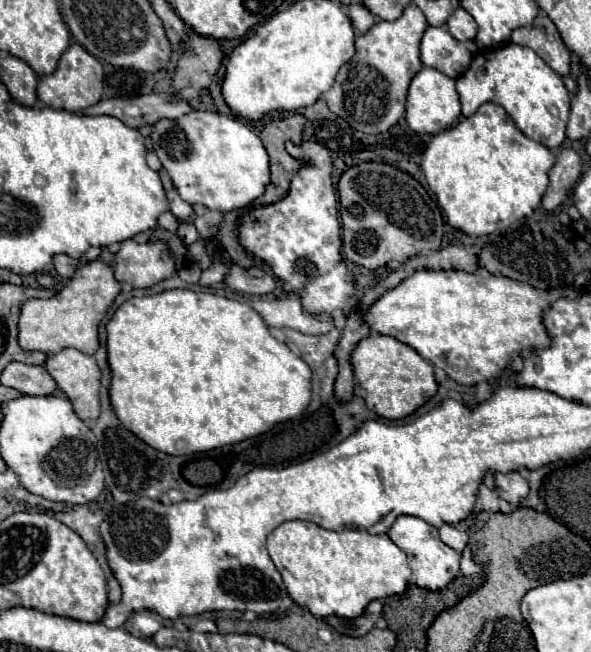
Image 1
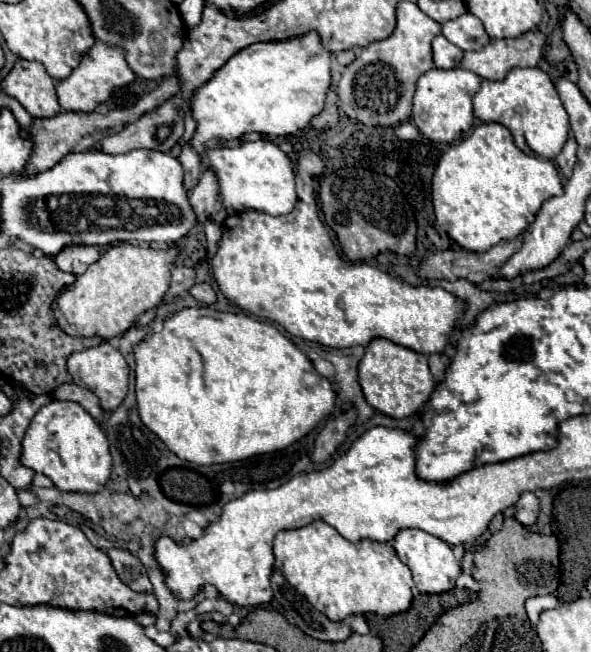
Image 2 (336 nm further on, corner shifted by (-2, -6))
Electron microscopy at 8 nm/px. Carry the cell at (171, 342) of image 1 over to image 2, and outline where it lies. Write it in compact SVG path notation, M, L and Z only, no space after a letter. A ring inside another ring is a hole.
M186 307L186 309L176 311L170 319L164 321L164 329L160 333L154 333L134 345L134 359L136 359L136 403L138 403L138 415L140 415L142 423L152 433L156 433L174 455L178 455L180 459L198 463L198 465L242 461L242 459L248 459L254 455L280 451L280 449L292 445L294 441L298 441L300 437L308 435L314 427L328 418L332 413L332 407L334 407L334 399L336 399L330 381L320 377L314 371L312 361L290 339L286 339L274 325L270 325L266 321L254 321L252 317L242 315L242 313L234 315L234 313L220 313L216 309L212 311L212 307Z

